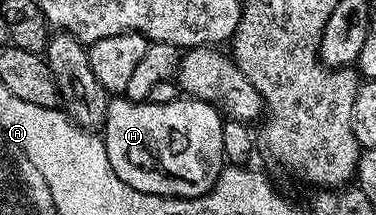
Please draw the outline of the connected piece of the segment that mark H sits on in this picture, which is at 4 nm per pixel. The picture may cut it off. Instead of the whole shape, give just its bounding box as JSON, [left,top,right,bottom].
[103,99,227,197]

